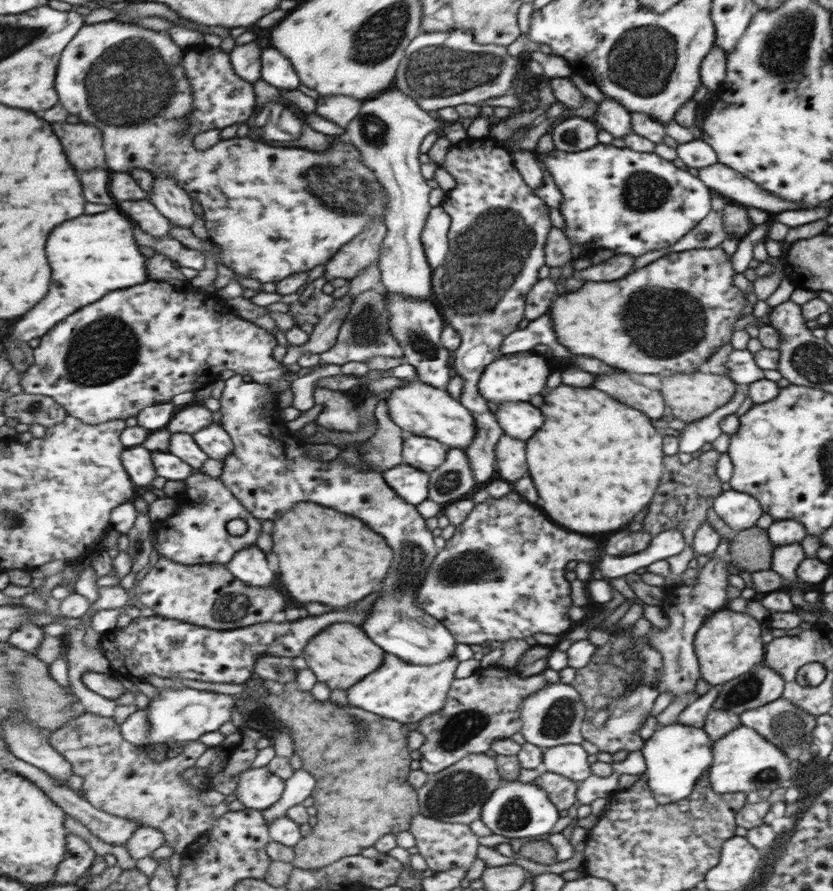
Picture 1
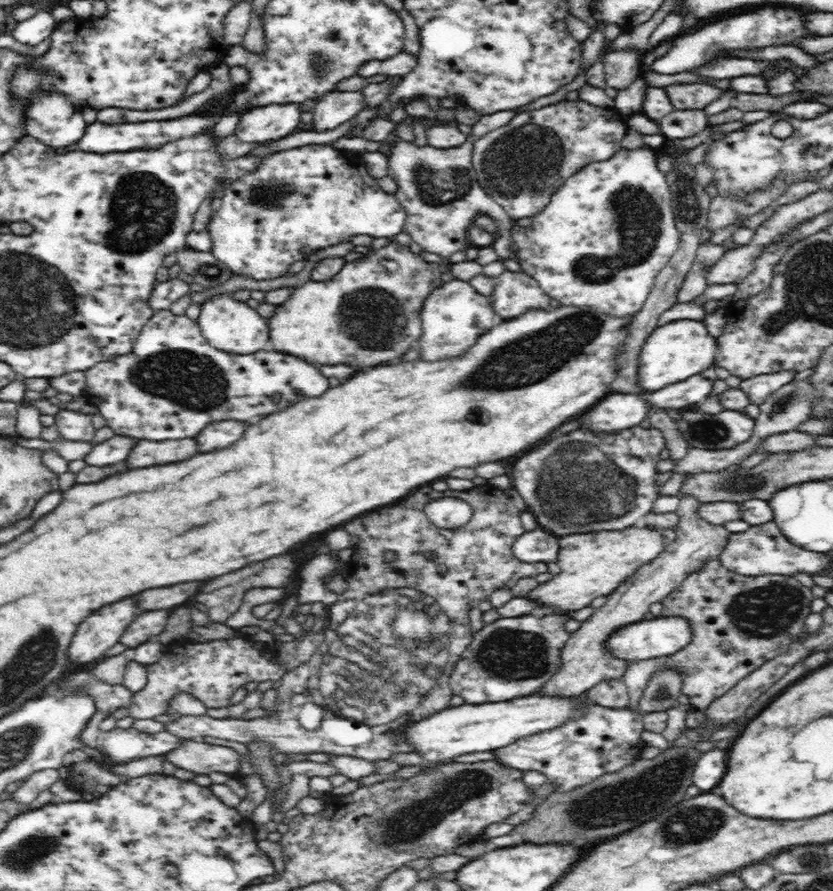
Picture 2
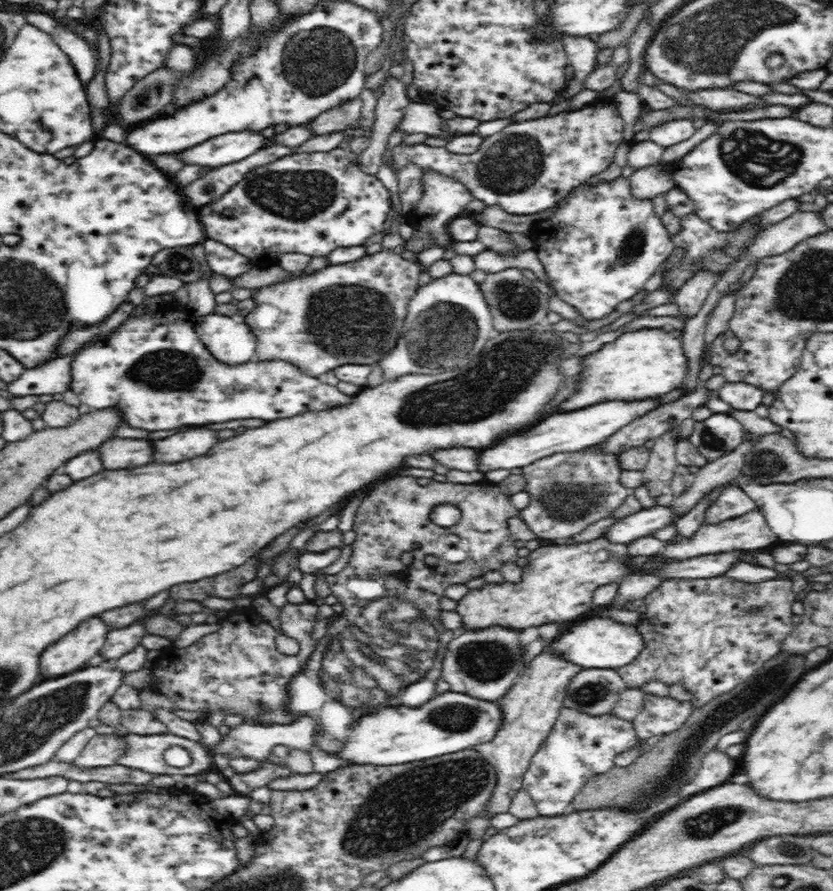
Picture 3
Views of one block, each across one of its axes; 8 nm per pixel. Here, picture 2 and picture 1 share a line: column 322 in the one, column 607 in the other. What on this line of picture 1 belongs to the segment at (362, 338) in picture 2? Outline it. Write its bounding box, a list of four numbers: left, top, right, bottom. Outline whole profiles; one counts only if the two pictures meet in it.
[548,245,745,375]

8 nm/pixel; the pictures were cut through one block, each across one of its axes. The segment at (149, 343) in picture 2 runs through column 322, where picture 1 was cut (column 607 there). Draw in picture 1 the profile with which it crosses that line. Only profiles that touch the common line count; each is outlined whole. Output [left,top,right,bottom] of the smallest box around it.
[591,374,666,420]

